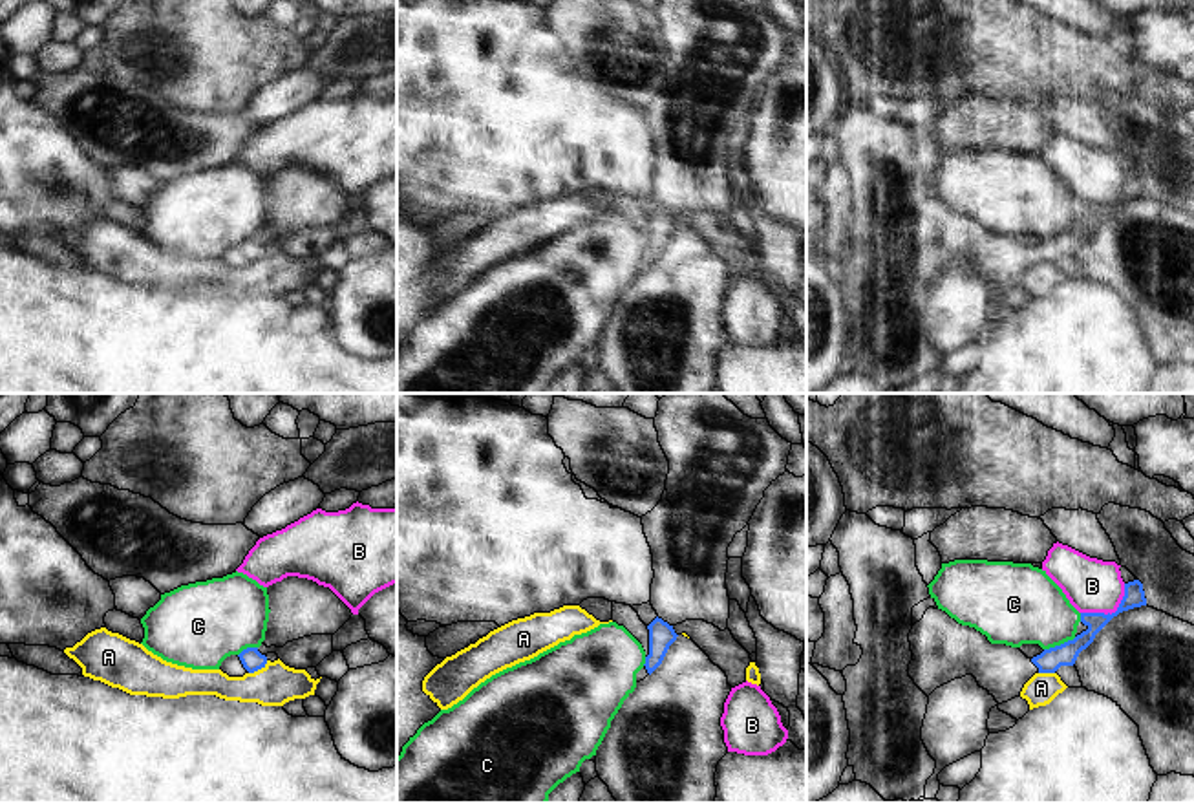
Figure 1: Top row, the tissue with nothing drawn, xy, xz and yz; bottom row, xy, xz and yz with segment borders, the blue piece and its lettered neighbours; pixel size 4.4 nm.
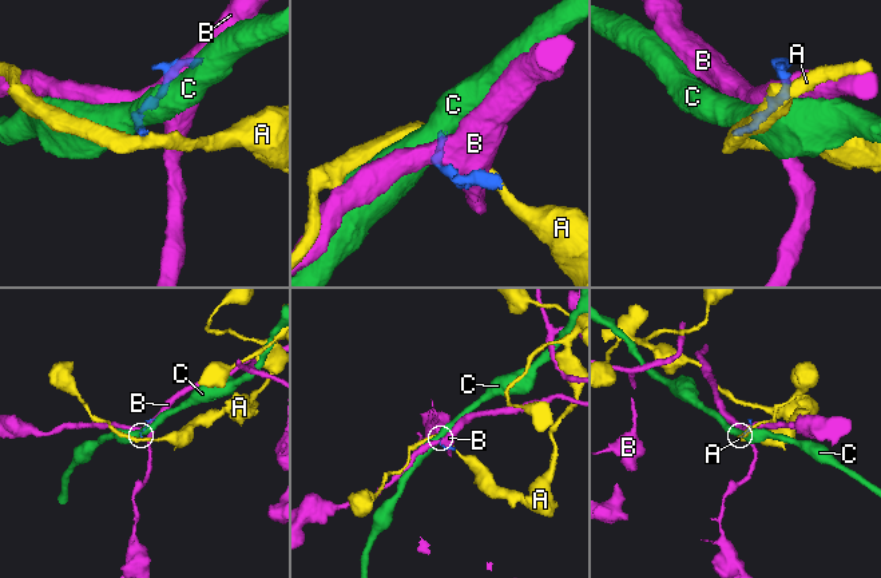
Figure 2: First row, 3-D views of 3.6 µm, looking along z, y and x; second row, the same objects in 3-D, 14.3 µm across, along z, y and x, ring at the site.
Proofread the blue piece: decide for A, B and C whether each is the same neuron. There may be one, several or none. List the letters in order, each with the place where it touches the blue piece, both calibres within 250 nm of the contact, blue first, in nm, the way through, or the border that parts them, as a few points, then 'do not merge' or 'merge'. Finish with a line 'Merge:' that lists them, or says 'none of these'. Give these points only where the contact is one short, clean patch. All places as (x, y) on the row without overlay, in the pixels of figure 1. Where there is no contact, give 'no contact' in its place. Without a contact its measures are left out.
A: contact xy (258, 258); calibres 90 and 190 nm; border xy (267, 251), (249, 264); do not merge
B: contact yz (1108, 203); calibres 100 and 240 nm; border yz (1125, 174), (1125, 185), (1114, 202), (1081, 203); do not merge
C: contact yz (1061, 235); calibres 100 and 360 nm; border yz (1076, 227), (1044, 240); do not merge
Merge: none of these

